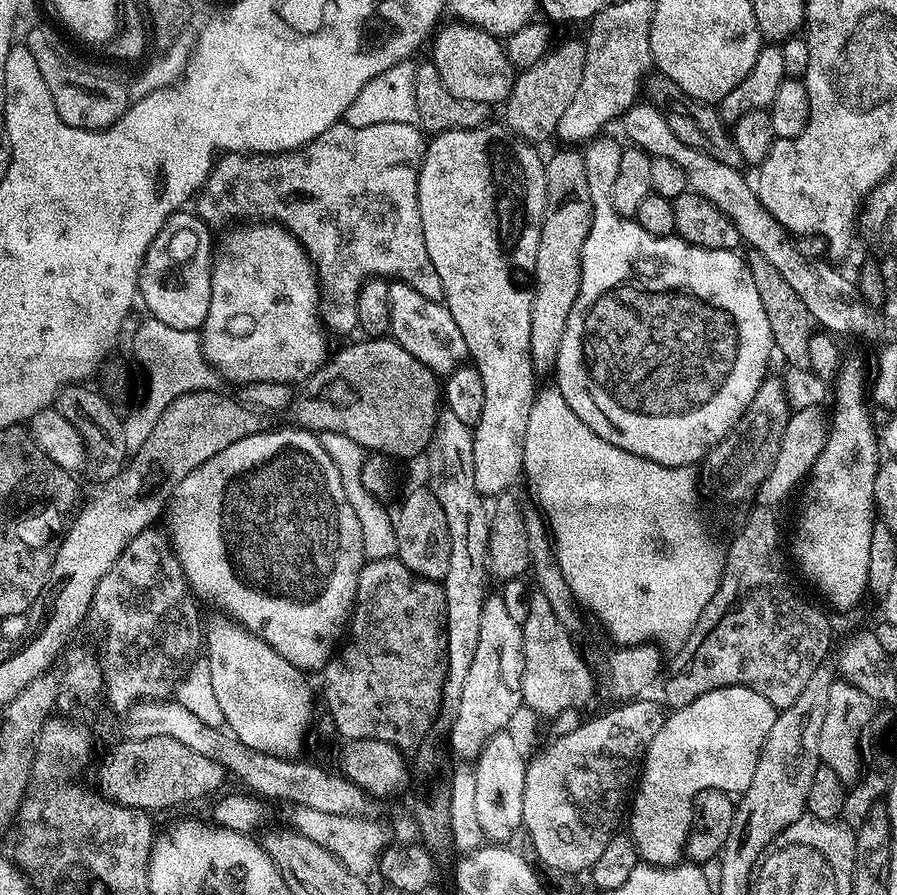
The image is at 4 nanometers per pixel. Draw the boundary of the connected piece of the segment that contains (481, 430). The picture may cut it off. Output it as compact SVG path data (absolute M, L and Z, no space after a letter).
M489 122L476 129L463 132L437 132L434 138L427 141L424 155L419 166L418 178L418 210L422 220L422 238L426 238L426 254L430 254L430 262L434 262L434 270L438 270L438 278L442 278L444 291L443 303L450 310L462 337L466 340L468 356L476 365L478 374L482 374L482 390L486 394L486 402L482 402L482 418L471 429L473 446L476 454L476 488L479 493L499 494L509 491L512 483L524 475L524 421L530 418L534 387L532 388L532 355L530 354L530 312L532 311L532 289L534 287L535 258L538 257L539 235L542 234L544 211L546 210L547 184L544 173L545 157L535 152L533 145L517 136L511 128L503 123Z

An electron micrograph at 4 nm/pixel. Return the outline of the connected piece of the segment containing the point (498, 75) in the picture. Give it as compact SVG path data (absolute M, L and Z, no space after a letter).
M445 23L430 40L430 63L438 70L442 86L446 86L446 90L450 90L454 98L467 98L469 102L482 102L489 106L503 105L512 93L512 83L517 77L505 47L486 30L475 28L472 24L455 23Z

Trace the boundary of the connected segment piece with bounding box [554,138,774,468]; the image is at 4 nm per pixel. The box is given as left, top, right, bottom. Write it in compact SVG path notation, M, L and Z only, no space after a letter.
M596 138L583 149L586 164L586 179L589 186L589 198L592 201L592 225L586 234L585 244L581 248L580 282L576 286L576 301L572 304L564 333L558 346L556 366L554 369L555 387L560 389L562 398L566 398L566 406L598 434L606 442L626 450L630 454L638 454L650 462L658 462L662 466L677 468L678 466L696 466L708 455L708 451L727 436L729 430L742 418L746 406L758 392L758 386L769 375L768 359L774 356L774 345L770 334L770 322L766 319L766 310L762 310L762 298L758 298L758 290L754 286L754 278L748 269L748 261L739 251L710 250L687 244L679 236L655 236L646 234L635 219L620 216L612 205L614 178L618 174L618 162L622 162L621 145L612 140Z

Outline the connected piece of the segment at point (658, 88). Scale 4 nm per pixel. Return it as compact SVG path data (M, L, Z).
M659 74L649 75L646 81L646 100L660 111L662 118L666 118L667 124L670 125L670 130L674 130L676 137L681 142L686 142L686 146L702 154L710 154L714 162L723 162L725 166L738 169L745 167L742 154L738 151L738 142L734 142L732 137L731 127L711 103L690 98L690 94L682 90L682 86Z

